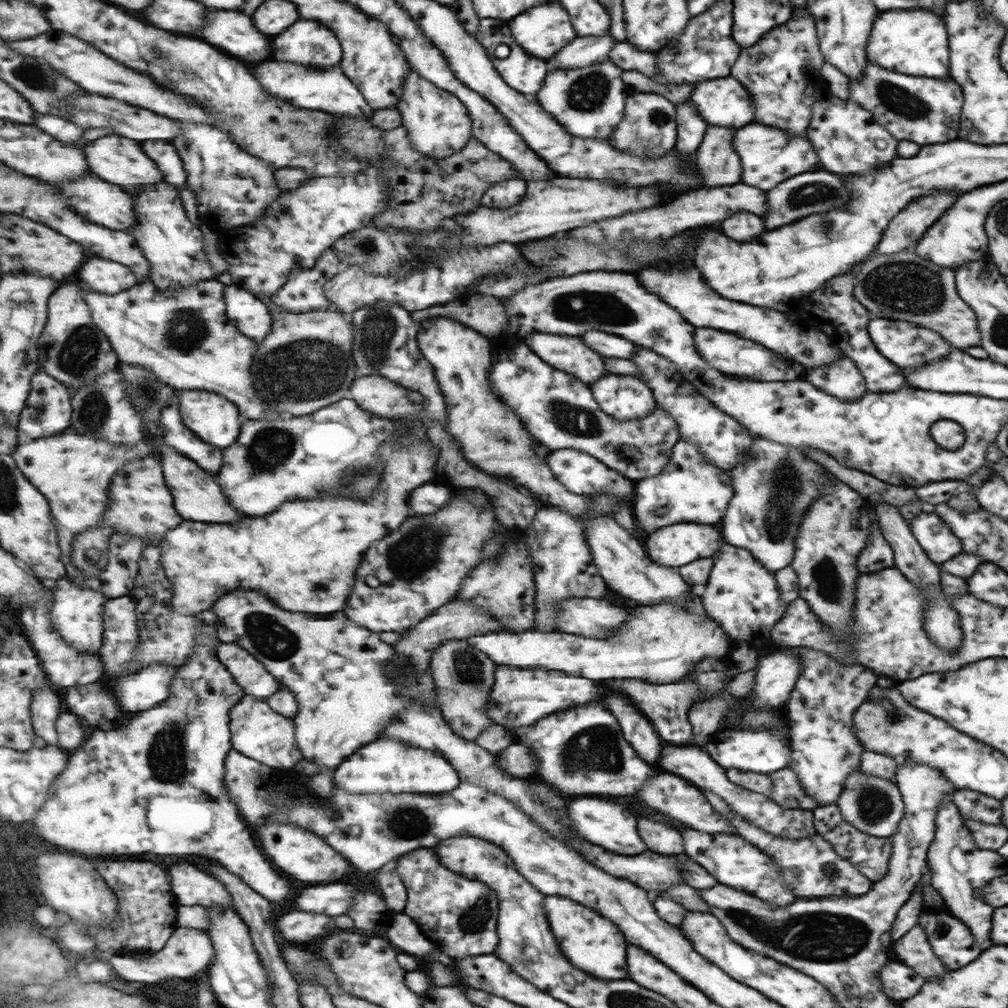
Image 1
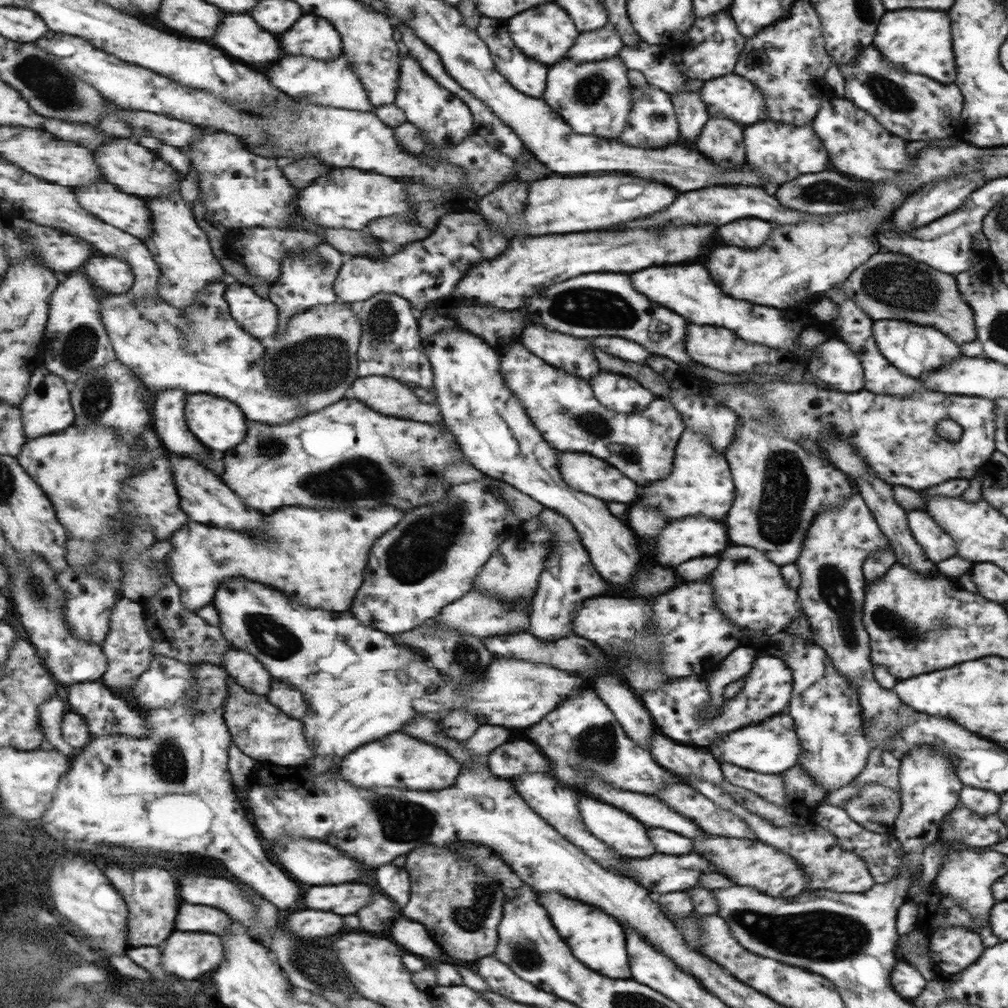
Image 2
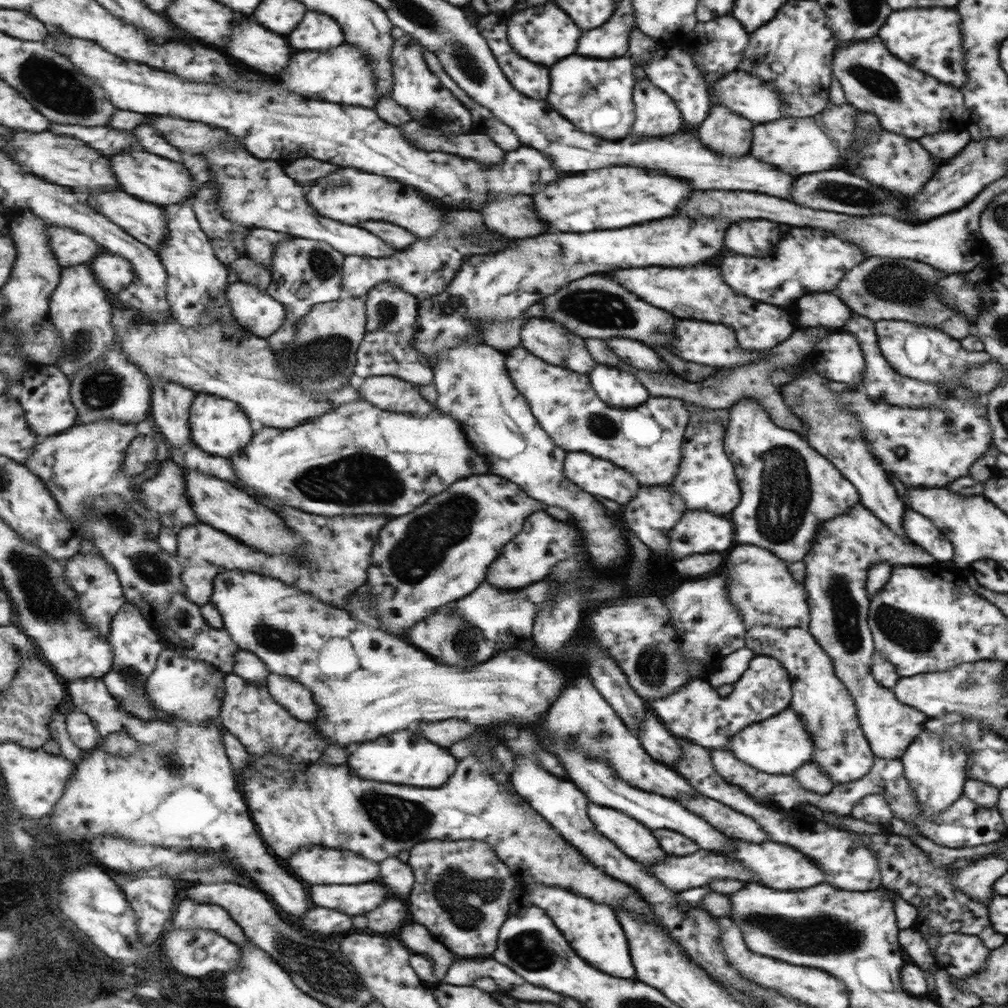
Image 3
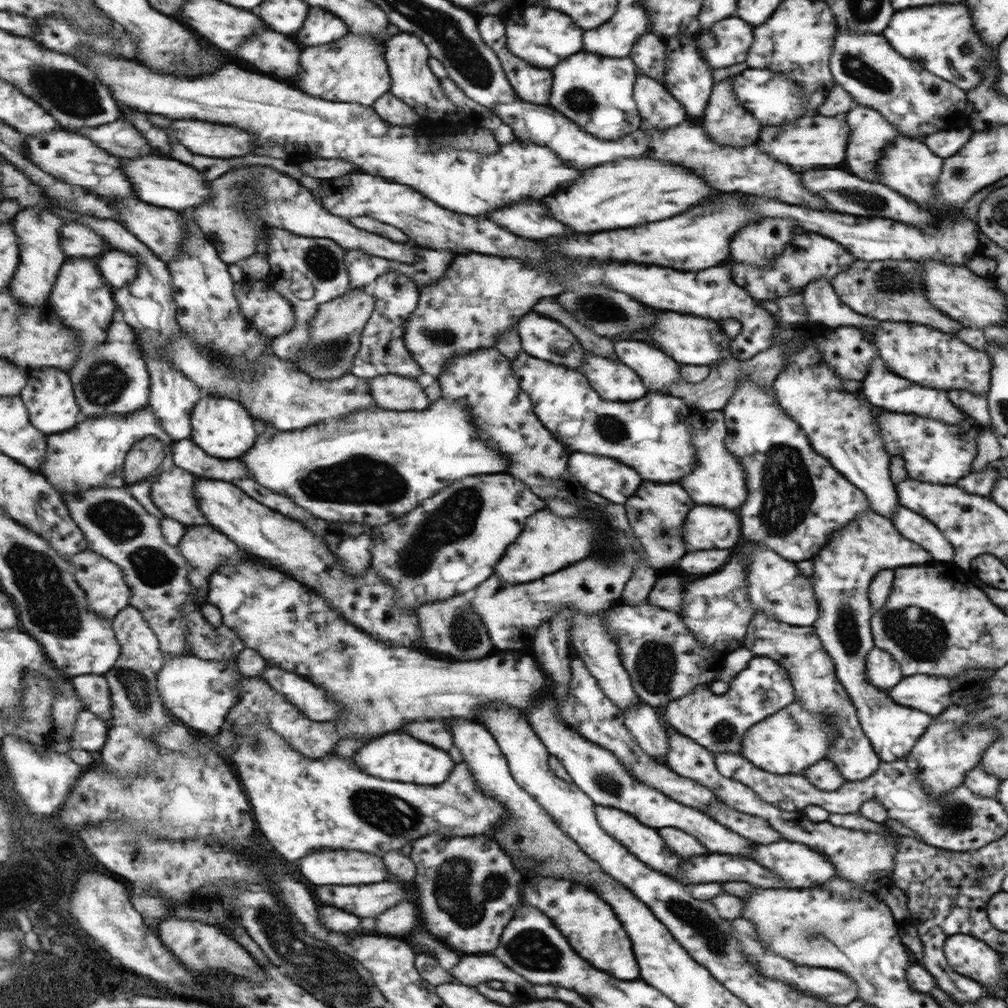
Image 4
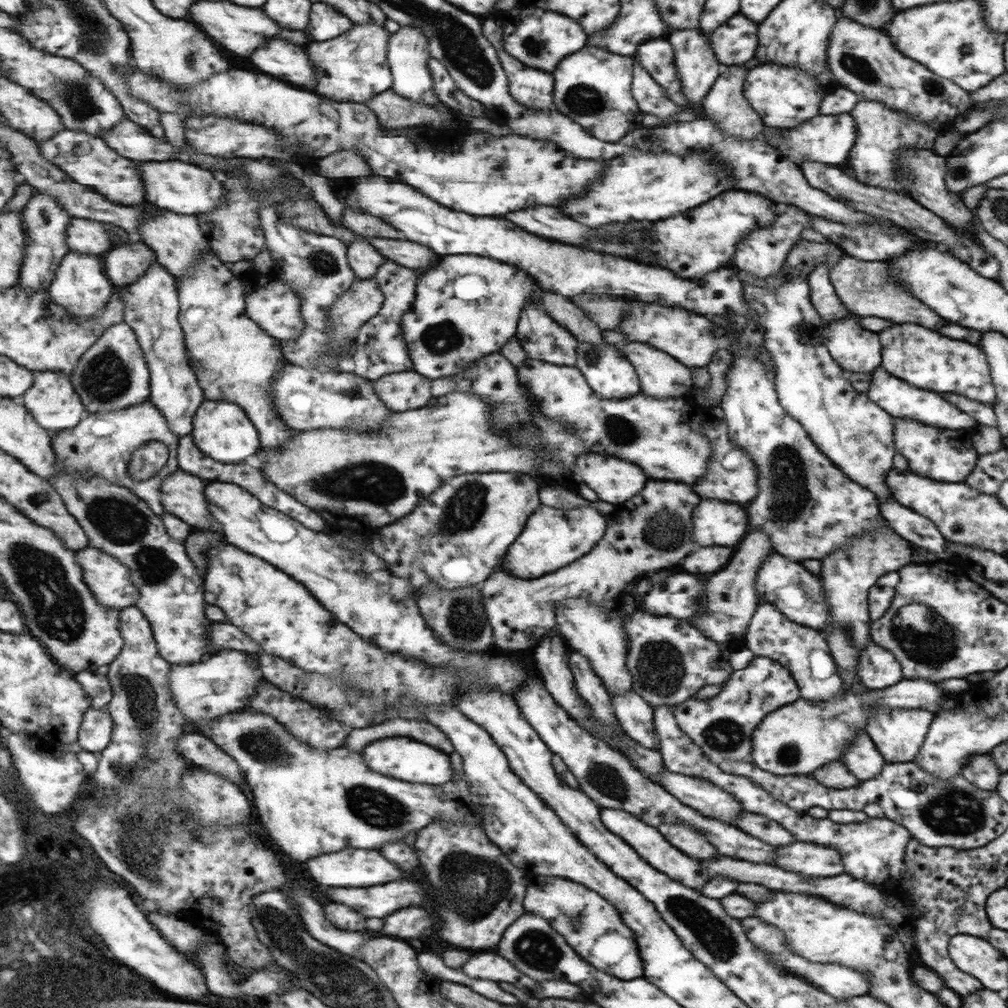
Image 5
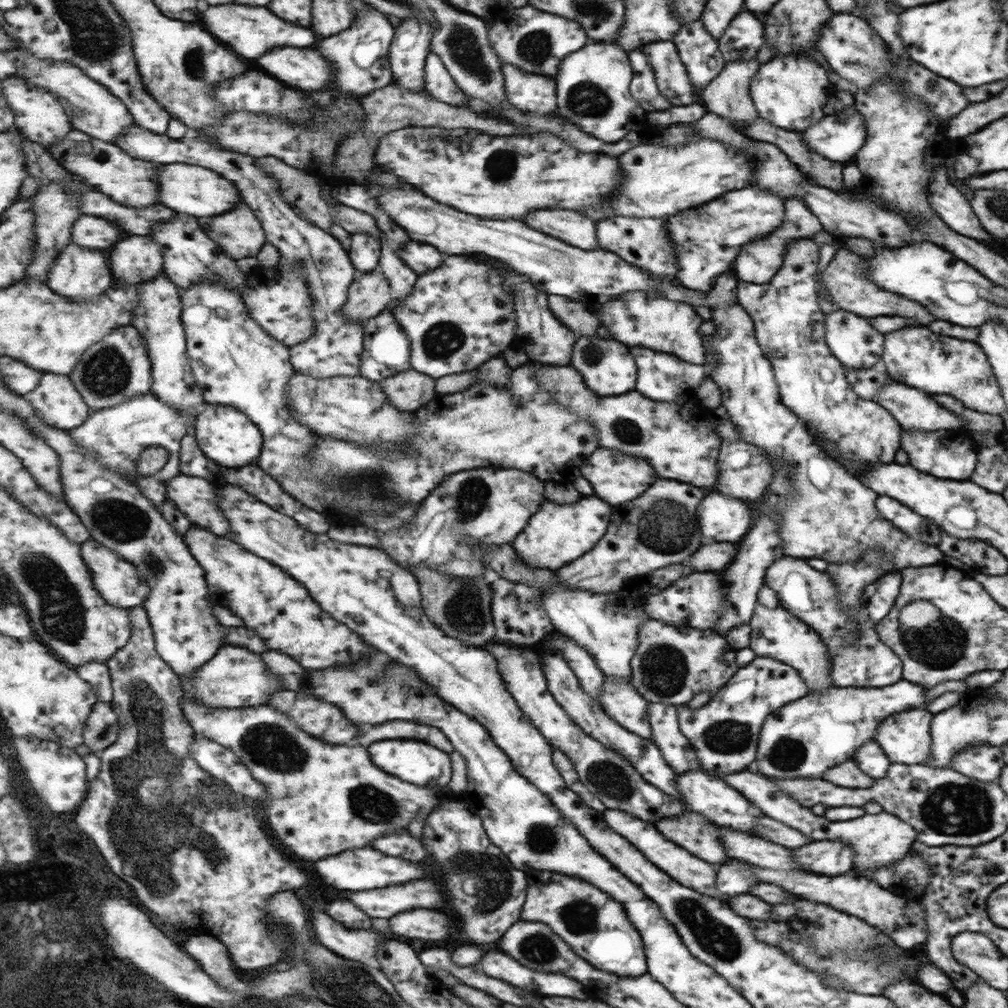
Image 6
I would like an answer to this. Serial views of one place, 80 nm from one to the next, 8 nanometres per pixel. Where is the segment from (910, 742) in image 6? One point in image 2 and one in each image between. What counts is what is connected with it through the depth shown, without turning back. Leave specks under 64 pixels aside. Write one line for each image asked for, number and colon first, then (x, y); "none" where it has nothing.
2: (839, 539)
3: (846, 547)
4: (842, 570)
5: (897, 733)

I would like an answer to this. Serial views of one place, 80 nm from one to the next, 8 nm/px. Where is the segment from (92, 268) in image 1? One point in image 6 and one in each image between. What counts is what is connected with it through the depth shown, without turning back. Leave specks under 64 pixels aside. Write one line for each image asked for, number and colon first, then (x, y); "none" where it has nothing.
2: (112, 276)
3: (116, 273)
4: (120, 269)
5: (128, 264)
6: (137, 260)

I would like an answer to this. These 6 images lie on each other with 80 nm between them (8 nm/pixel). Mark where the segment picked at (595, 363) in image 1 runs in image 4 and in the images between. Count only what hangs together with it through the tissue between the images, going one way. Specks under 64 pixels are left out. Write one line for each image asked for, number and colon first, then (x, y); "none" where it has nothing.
2: (574, 355)
3: (556, 345)
4: (542, 338)

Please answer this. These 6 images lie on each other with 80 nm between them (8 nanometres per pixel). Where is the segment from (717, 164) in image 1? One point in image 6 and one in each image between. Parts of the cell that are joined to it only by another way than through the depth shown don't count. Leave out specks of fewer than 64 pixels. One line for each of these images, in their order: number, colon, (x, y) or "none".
2: (721, 140)
3: (723, 131)
4: (724, 121)
5: (725, 104)
6: (727, 95)

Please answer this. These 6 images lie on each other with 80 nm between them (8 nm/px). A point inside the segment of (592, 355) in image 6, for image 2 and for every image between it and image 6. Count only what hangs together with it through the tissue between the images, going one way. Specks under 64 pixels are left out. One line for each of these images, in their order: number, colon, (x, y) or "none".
2: (619, 393)
3: (621, 389)
4: (614, 381)
5: (611, 376)

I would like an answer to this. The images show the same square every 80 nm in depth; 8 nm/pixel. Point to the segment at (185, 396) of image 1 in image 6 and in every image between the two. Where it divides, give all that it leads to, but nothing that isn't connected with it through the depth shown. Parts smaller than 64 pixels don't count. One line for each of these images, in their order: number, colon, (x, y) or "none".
2: (221, 424)
3: (220, 426)
4: (223, 427)
5: (222, 429)
6: (225, 433)

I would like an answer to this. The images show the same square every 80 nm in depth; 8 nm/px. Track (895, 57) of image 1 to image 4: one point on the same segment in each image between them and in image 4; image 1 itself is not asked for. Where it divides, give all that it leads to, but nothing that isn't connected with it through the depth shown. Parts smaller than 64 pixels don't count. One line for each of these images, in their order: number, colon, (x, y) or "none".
2: (918, 40)
3: (930, 38)
4: (941, 38)

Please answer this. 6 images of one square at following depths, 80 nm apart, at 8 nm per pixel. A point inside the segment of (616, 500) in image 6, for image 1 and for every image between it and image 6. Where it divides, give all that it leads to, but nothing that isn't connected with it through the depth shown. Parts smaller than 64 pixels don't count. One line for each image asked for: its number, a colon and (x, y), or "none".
1: (581, 473)
2: (587, 474)
3: (592, 474)
4: (608, 478)
5: (613, 480)

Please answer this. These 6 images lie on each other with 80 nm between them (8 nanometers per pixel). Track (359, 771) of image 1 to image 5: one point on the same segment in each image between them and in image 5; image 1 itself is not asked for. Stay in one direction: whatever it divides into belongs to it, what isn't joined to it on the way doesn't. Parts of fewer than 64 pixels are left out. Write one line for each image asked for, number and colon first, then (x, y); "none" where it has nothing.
2: (398, 761)
3: (405, 758)
4: (401, 757)
5: (405, 759)

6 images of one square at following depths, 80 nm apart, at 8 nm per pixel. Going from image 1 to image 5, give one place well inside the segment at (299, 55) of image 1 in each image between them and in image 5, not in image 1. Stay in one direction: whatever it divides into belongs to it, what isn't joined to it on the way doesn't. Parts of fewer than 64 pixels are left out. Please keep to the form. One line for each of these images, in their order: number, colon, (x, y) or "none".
2: (312, 36)
3: (319, 32)
4: (322, 27)
5: (326, 22)

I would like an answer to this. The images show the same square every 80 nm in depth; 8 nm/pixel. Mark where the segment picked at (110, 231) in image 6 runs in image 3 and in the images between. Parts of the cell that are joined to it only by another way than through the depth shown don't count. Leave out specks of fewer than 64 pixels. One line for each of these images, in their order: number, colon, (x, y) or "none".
3: (71, 248)
4: (79, 241)
5: (87, 236)

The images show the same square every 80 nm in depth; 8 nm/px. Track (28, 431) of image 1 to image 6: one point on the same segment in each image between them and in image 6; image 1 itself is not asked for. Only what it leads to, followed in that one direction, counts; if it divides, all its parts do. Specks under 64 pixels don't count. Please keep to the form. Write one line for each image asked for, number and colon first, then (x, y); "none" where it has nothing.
2: (48, 409)
3: (45, 393)
4: (49, 397)
5: (53, 402)
6: (56, 400)

